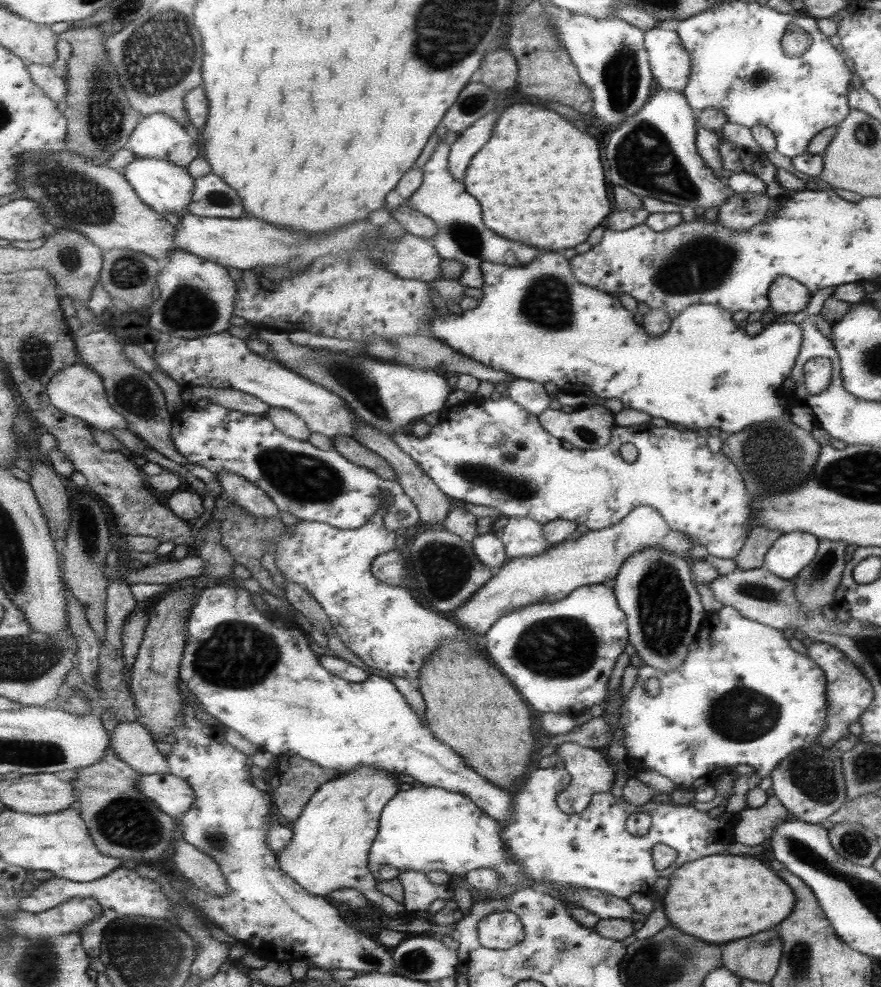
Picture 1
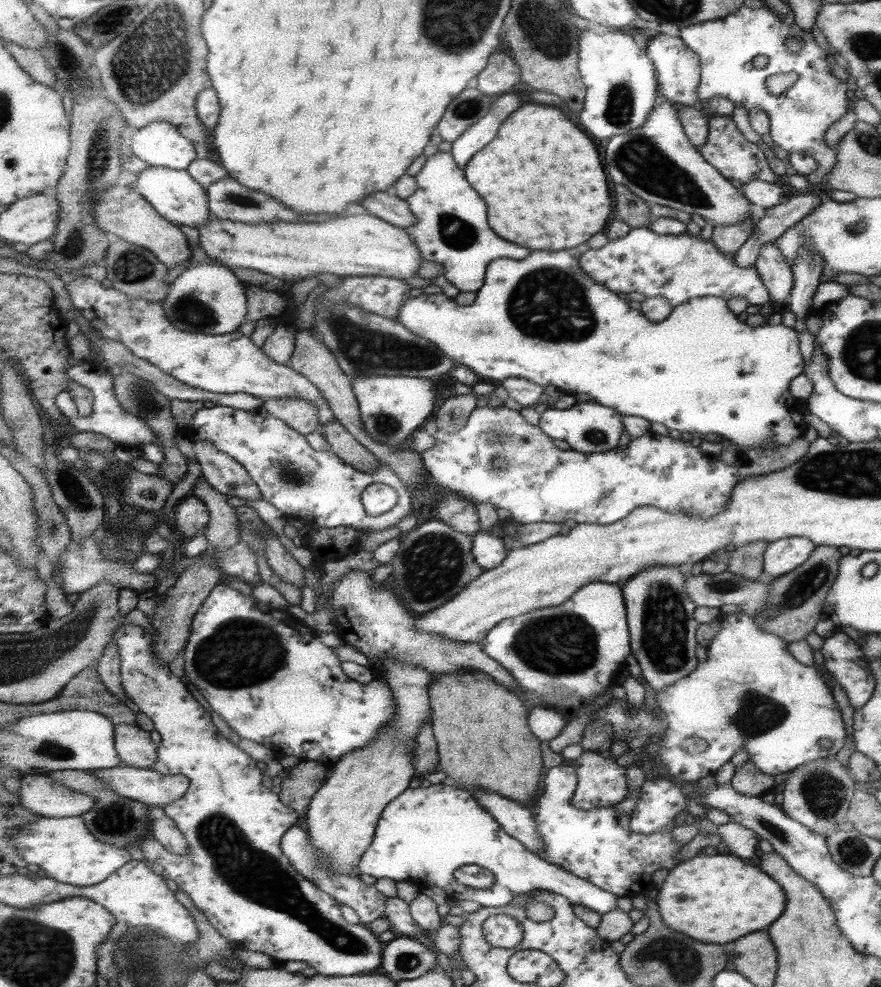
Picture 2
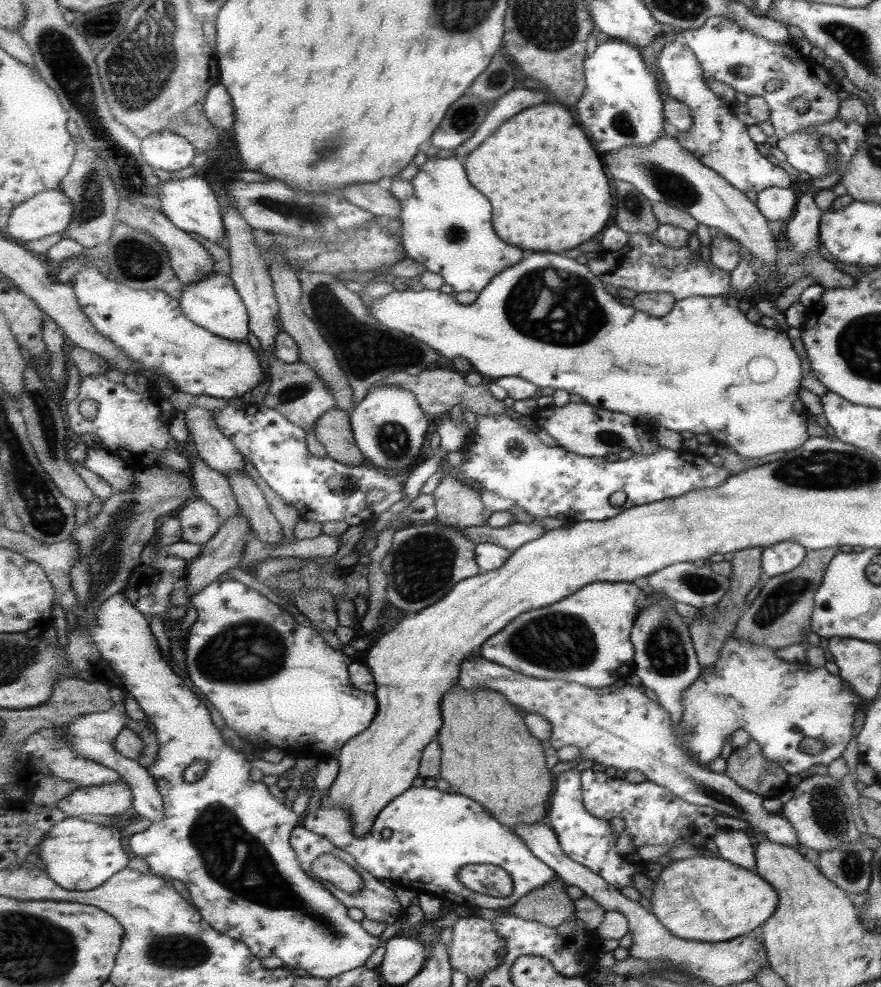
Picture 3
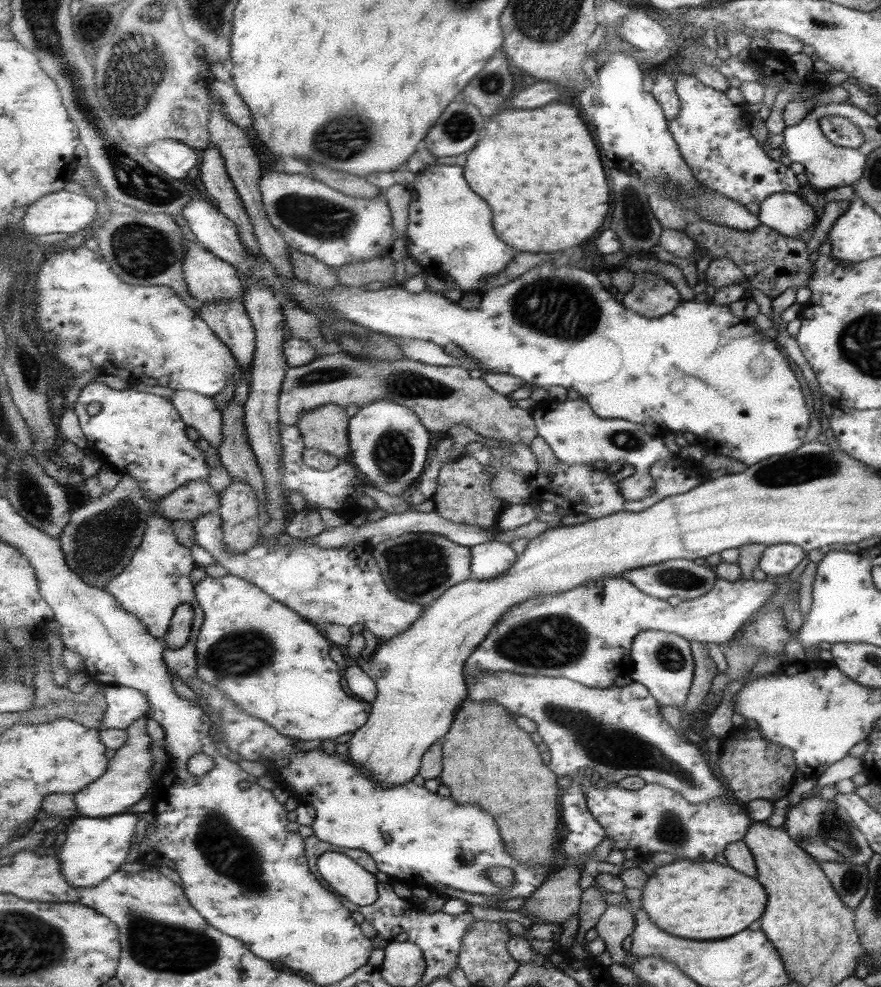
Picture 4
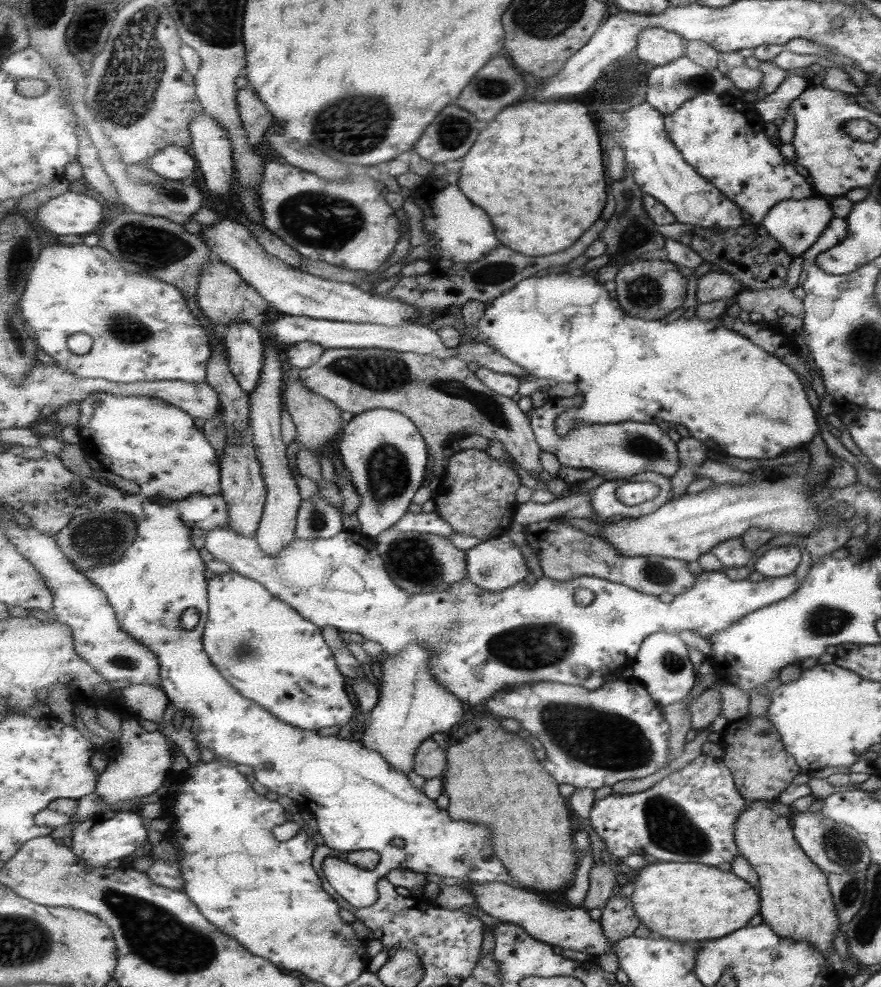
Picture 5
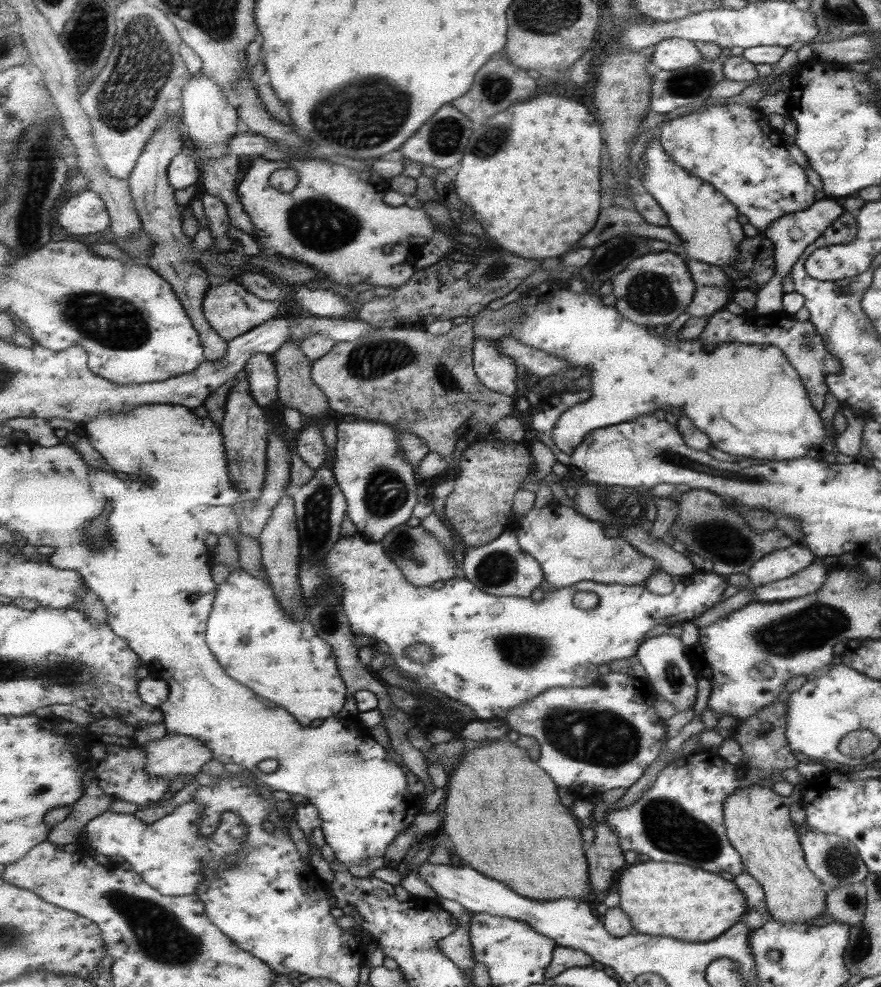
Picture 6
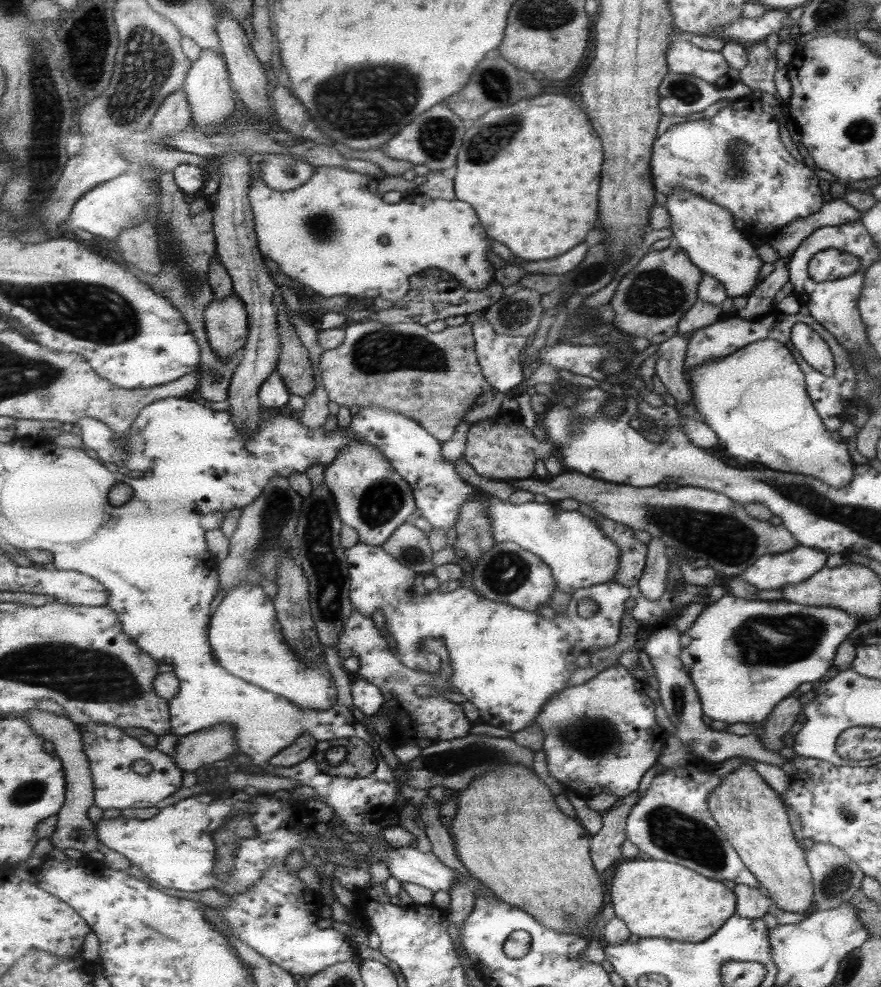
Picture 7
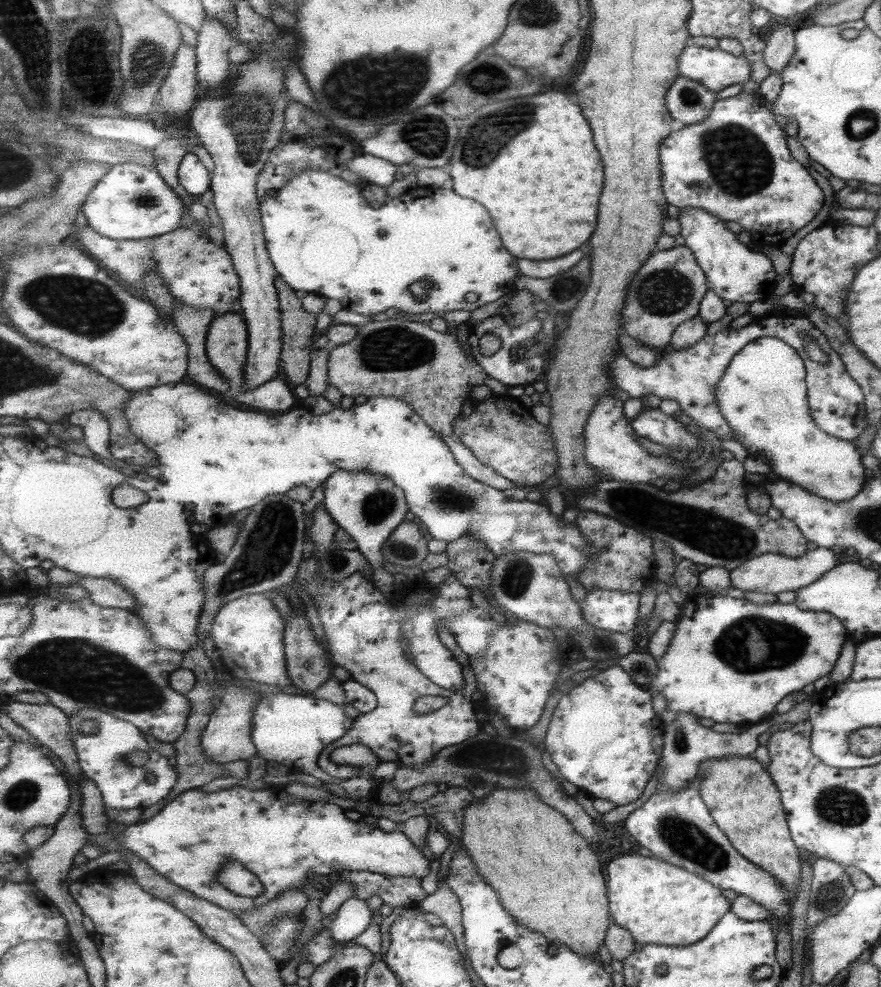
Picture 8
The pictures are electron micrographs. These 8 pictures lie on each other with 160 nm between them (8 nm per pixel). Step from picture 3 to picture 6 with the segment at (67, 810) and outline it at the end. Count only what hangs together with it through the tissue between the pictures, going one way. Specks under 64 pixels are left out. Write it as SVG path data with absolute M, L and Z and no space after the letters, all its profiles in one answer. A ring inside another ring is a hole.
M167 732L161 739L151 741L143 748L148 756L146 771L152 777L194 776L214 758L214 752L205 742L179 733Z

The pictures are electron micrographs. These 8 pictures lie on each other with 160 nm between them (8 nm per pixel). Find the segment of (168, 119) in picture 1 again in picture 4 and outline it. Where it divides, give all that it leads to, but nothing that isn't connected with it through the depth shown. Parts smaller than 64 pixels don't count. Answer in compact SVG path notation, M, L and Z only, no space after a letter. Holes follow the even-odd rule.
M165 139L151 144L145 154L172 179L187 180L187 172L201 162L201 151L182 141Z

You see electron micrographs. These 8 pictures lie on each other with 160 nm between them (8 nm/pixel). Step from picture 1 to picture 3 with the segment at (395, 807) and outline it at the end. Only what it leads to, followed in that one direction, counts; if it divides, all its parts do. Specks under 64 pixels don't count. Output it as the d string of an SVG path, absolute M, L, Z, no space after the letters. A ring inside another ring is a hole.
M431 783L411 787L397 796L380 812L371 834L365 838L355 836L352 816L339 807L306 812L301 821L305 829L327 838L335 847L349 851L359 865L380 880L397 881L402 886L431 893L442 902L455 906L477 906L493 911L509 908L529 892L559 878L551 866L531 852L517 832L507 829L479 802L467 796L441 792ZM385 829L392 832L389 838L383 838ZM471 864L503 868L514 879L513 894L498 898L469 890L459 878L459 871Z

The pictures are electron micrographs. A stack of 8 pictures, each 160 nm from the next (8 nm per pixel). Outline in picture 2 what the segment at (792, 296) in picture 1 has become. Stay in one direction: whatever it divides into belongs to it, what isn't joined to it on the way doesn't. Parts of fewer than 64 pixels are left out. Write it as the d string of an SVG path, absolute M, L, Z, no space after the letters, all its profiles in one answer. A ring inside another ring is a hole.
M767 241L762 246L754 265L762 276L762 281L767 285L772 302L776 305L786 302L794 281L790 265L784 261L784 256L774 241Z

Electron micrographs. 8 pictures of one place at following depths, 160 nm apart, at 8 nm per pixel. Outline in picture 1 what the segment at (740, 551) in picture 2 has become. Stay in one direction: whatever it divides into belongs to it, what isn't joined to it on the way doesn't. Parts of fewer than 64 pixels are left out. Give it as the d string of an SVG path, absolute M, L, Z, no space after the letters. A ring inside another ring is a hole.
M758 524L748 536L747 543L737 555L736 561L739 569L753 570L761 568L766 563L767 551L781 532L769 530Z

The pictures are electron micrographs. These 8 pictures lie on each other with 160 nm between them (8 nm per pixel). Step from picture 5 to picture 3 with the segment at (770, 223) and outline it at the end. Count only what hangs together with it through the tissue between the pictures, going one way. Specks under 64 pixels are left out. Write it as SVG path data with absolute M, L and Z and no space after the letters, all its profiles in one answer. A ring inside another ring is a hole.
M769 187L757 194L756 203L767 220L781 220L784 223L795 212L797 201L789 188Z

